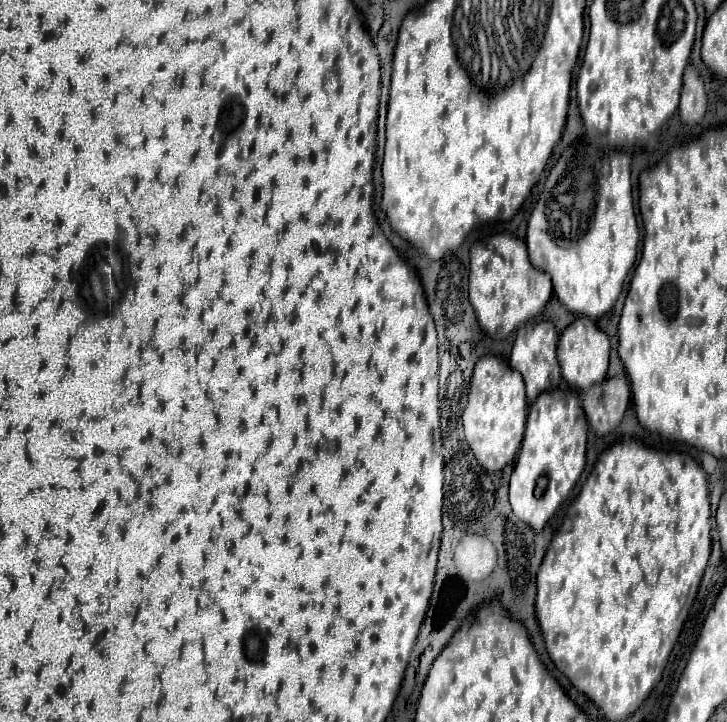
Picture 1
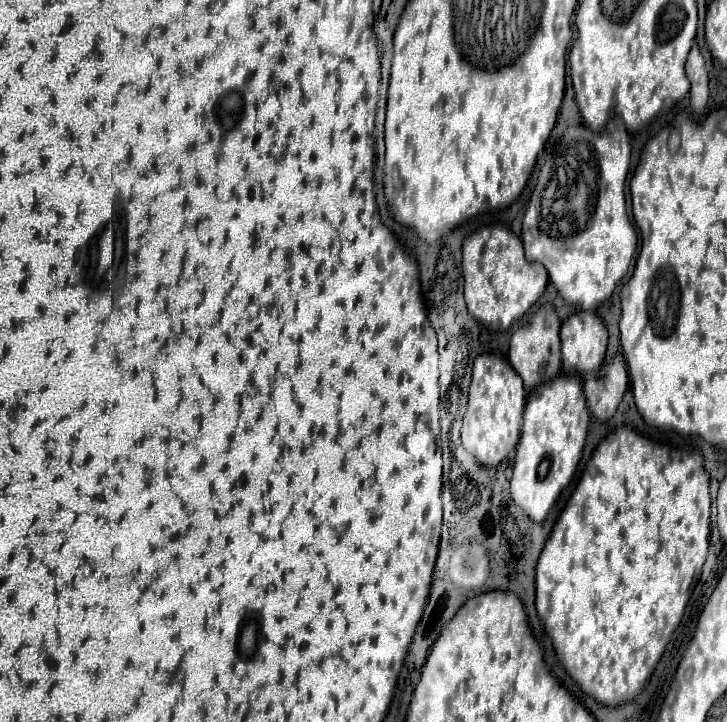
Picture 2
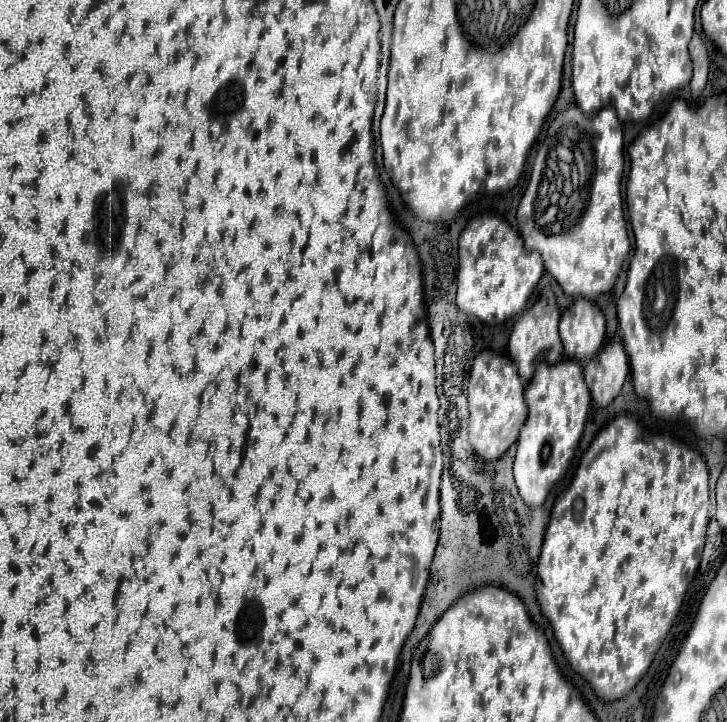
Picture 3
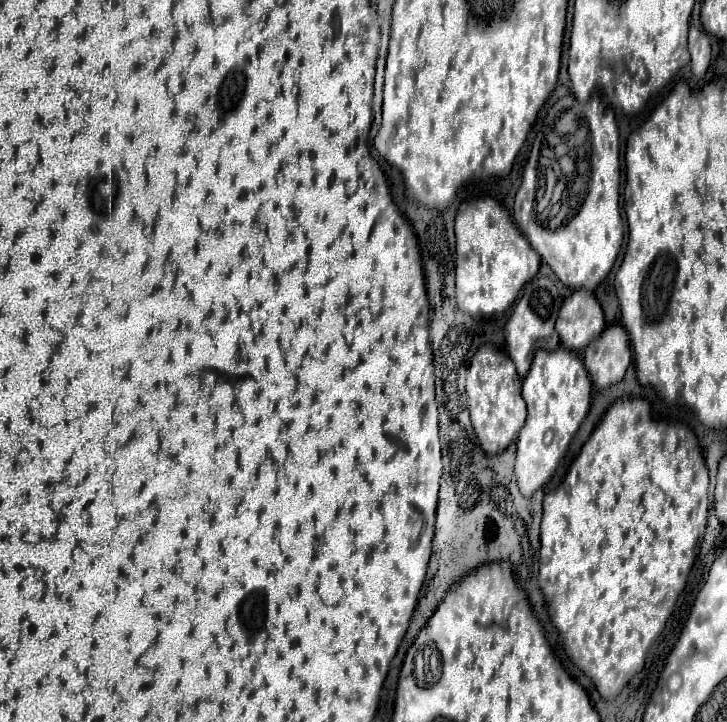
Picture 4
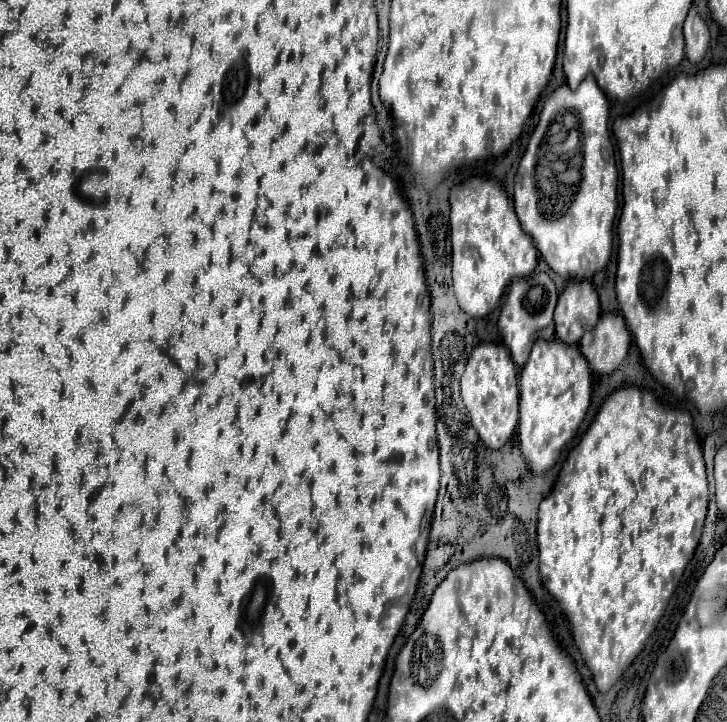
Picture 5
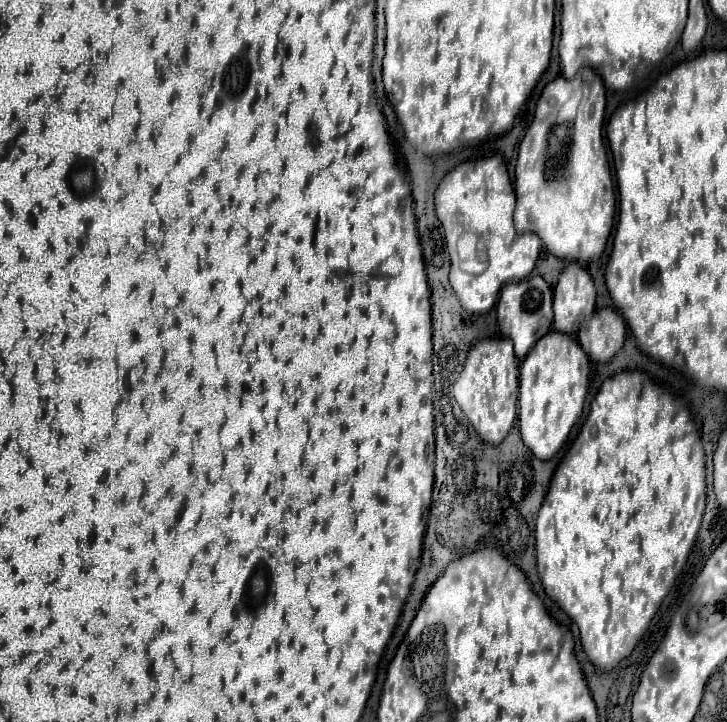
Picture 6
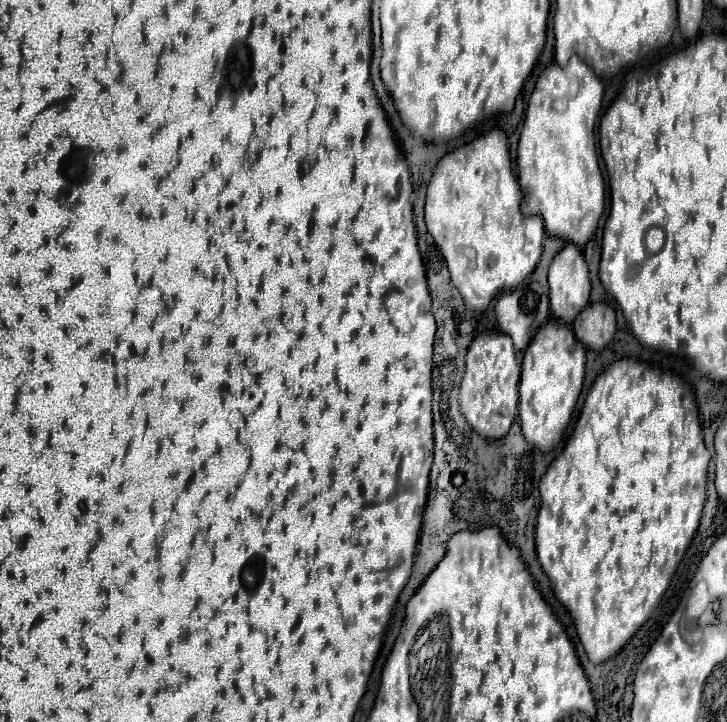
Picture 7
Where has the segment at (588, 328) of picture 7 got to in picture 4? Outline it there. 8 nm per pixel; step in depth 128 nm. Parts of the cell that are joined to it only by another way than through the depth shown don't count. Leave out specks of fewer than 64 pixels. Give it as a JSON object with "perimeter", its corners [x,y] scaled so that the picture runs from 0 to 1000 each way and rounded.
{"perimeter":[[[853,449],[834,452],[831,460],[803,485],[803,504],[820,537],[836,537],[853,529],[867,501],[869,482],[864,460],[858,460]]]}

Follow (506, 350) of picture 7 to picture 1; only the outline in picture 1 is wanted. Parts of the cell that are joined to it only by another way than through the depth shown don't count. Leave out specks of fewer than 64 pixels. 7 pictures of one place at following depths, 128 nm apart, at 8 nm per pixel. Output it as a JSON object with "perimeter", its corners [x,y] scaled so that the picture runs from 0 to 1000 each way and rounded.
{"perimeter":[[[663,493],[652,507],[644,562],[635,573],[641,612],[663,648],[682,654],[710,634],[721,604],[724,576],[726,576],[726,557],[715,515],[704,512],[691,496]]]}

